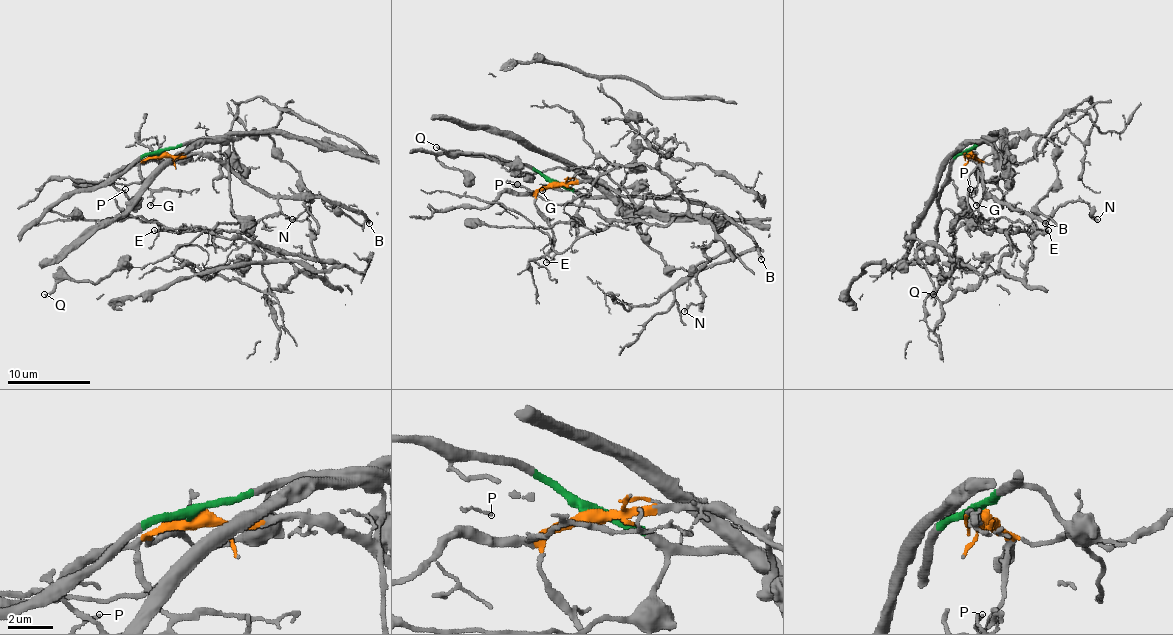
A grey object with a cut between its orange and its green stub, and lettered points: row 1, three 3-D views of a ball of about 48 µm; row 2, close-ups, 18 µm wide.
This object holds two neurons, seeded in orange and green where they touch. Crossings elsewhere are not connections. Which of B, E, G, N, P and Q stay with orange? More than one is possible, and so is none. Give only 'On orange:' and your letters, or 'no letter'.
On orange: B, G, Q

